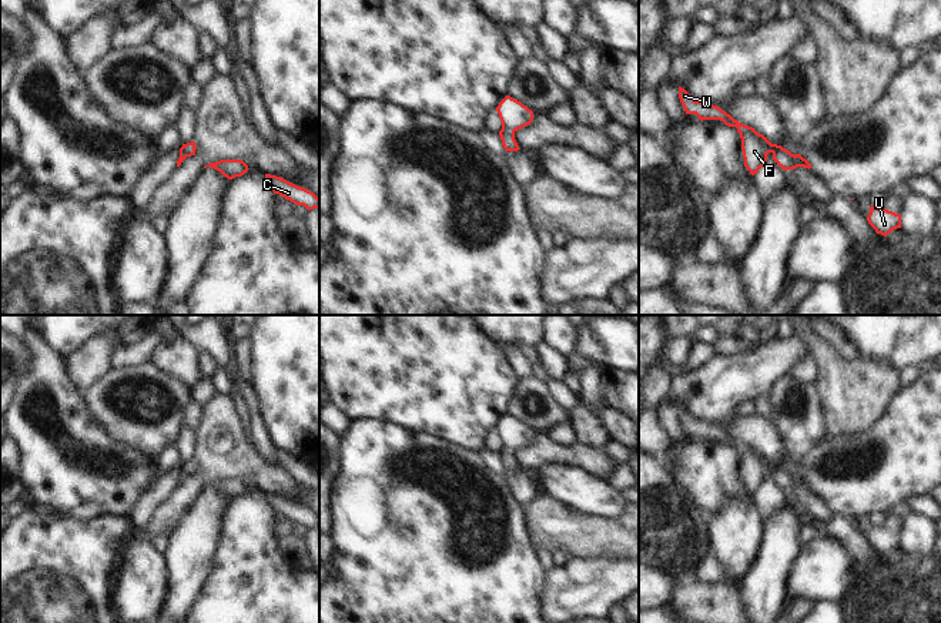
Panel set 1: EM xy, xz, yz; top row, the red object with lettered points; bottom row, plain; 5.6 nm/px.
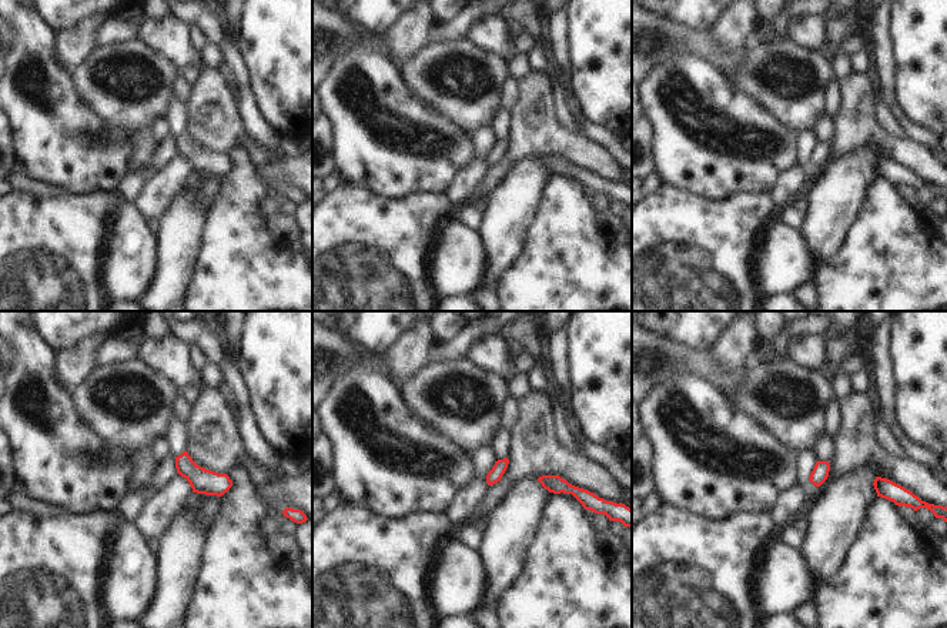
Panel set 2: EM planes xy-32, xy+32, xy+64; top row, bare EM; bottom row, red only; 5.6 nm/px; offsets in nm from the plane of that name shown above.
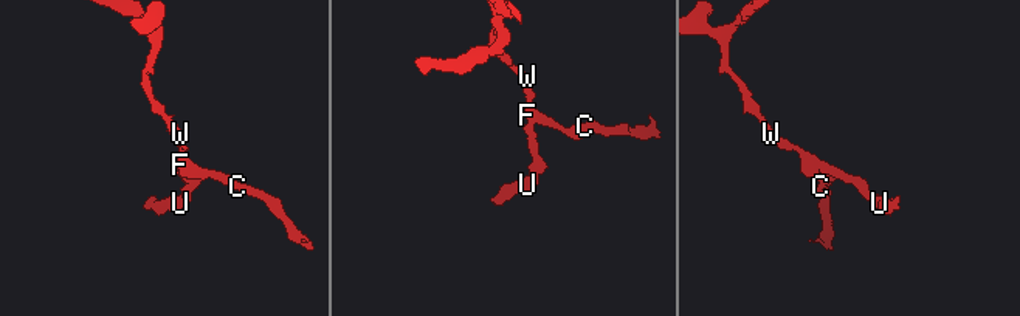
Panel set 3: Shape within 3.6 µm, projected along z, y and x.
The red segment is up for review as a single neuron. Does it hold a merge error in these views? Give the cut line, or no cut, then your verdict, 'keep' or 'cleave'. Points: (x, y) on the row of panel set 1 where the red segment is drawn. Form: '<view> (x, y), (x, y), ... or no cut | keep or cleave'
no cut | keep

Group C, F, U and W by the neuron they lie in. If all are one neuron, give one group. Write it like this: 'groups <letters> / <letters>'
groups C F U W

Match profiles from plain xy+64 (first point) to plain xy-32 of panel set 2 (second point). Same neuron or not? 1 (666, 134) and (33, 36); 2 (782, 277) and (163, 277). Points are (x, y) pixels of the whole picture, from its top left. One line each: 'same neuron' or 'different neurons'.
1: same neuron
2: different neurons

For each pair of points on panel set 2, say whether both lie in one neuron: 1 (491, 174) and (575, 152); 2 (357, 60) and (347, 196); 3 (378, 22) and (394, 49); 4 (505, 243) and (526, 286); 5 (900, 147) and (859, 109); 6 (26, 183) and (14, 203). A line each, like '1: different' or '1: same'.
1: same
2: different
3: different
4: different
5: same
6: different

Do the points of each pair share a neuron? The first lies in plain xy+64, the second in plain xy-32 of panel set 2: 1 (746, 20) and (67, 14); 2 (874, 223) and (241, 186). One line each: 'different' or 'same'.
1: different
2: same

